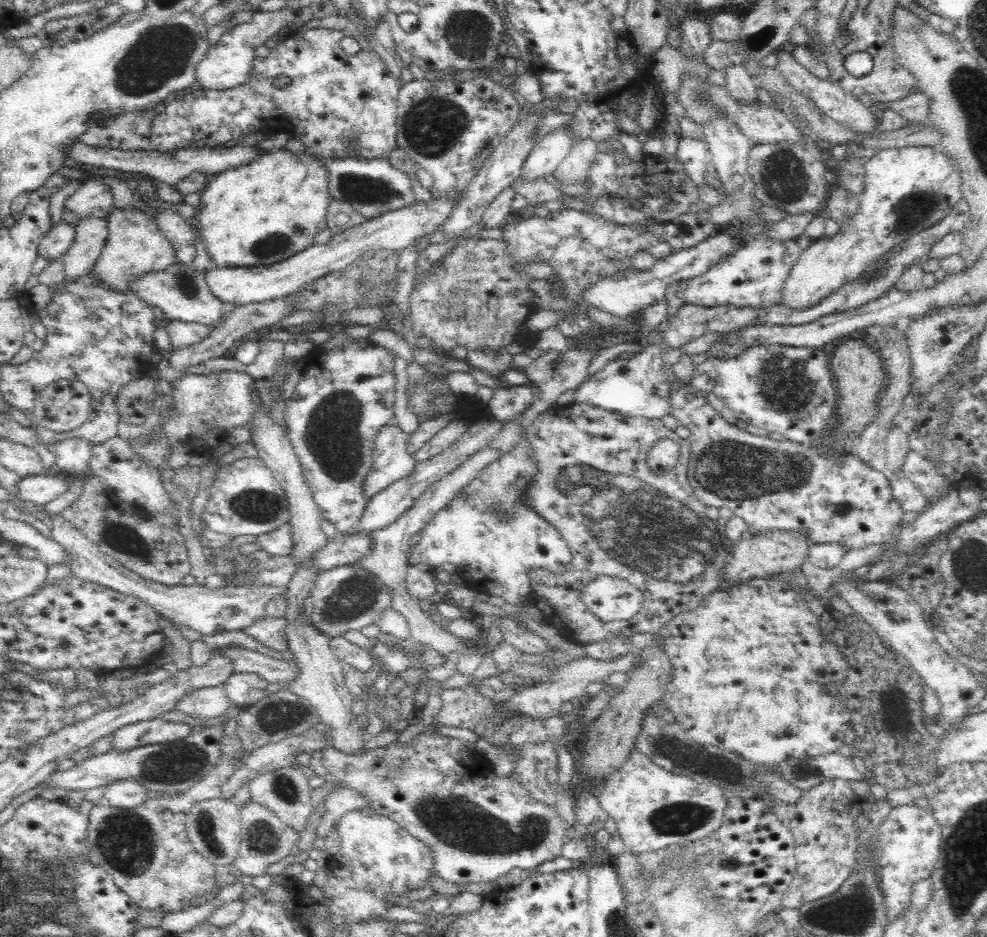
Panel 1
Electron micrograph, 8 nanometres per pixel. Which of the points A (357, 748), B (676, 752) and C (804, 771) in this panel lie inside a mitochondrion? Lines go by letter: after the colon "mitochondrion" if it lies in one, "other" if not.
A: other
B: mitochondrion
C: mitochondrion

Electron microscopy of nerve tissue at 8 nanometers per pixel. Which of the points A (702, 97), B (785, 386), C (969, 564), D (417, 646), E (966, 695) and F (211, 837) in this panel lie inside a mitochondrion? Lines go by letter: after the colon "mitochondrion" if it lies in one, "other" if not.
A: mitochondrion
B: mitochondrion
C: mitochondrion
D: other
E: other
F: mitochondrion

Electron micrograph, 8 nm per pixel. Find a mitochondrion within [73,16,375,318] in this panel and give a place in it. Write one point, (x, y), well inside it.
(156, 58)

